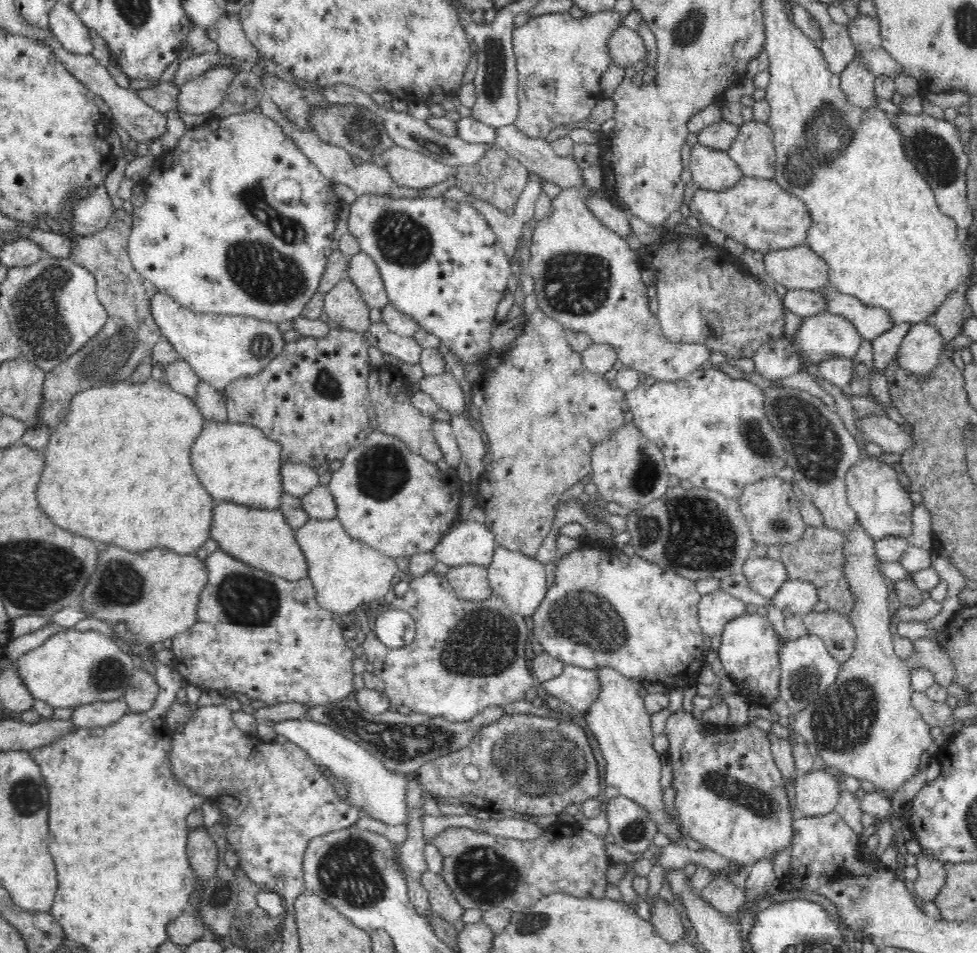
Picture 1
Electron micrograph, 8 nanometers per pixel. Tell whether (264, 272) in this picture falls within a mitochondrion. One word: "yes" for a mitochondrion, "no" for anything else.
yes

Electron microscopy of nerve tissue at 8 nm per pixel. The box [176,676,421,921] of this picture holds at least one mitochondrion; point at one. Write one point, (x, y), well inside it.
(349, 871)

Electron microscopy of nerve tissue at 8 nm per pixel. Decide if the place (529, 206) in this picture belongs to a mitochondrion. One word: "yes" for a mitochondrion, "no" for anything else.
no

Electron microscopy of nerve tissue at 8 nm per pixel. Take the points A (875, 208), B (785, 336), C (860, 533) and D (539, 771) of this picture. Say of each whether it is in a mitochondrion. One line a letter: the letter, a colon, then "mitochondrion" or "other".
A: other
B: other
C: other
D: mitochondrion

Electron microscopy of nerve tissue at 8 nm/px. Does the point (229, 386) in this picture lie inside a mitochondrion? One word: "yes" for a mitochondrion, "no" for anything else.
no

